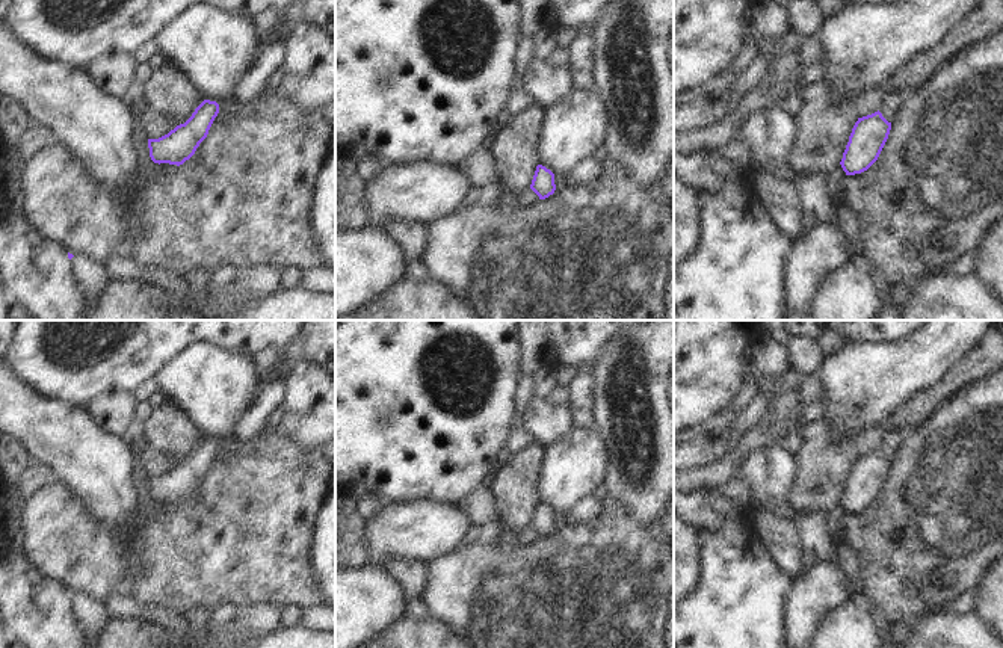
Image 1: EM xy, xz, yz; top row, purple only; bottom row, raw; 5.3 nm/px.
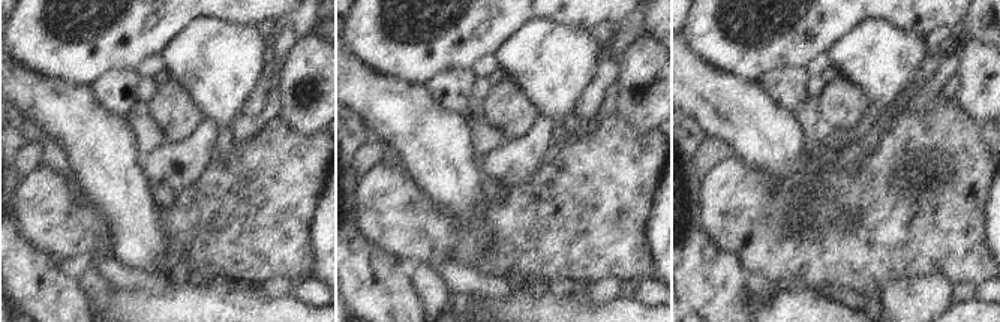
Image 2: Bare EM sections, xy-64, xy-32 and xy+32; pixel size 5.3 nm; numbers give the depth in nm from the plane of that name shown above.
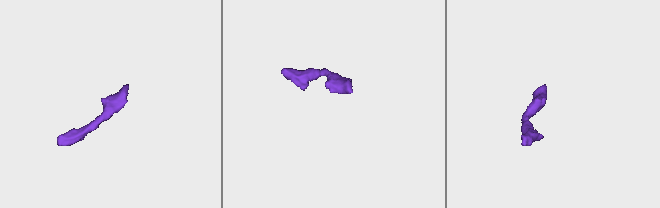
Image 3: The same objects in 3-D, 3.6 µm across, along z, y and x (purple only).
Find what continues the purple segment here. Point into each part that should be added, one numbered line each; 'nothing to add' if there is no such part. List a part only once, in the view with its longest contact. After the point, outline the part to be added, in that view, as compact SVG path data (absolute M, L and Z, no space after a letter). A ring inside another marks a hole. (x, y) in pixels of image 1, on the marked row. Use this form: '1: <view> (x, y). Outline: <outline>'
nothing to add

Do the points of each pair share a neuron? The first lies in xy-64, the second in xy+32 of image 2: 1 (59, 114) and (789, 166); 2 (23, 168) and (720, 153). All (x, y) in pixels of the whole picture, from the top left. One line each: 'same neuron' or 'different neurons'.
1: same neuron
2: same neuron

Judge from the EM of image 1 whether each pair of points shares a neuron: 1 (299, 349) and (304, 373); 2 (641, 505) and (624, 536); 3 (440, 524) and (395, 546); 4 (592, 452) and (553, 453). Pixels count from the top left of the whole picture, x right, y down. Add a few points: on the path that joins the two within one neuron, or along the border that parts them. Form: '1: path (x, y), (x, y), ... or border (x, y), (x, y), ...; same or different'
1: border (298, 358), (314, 363), (319, 367); different
2: border (606, 496), (639, 523), (657, 523); different
3: path (429, 529), (410, 530), (405, 535); same
4: path (583, 453), (562, 453); same

